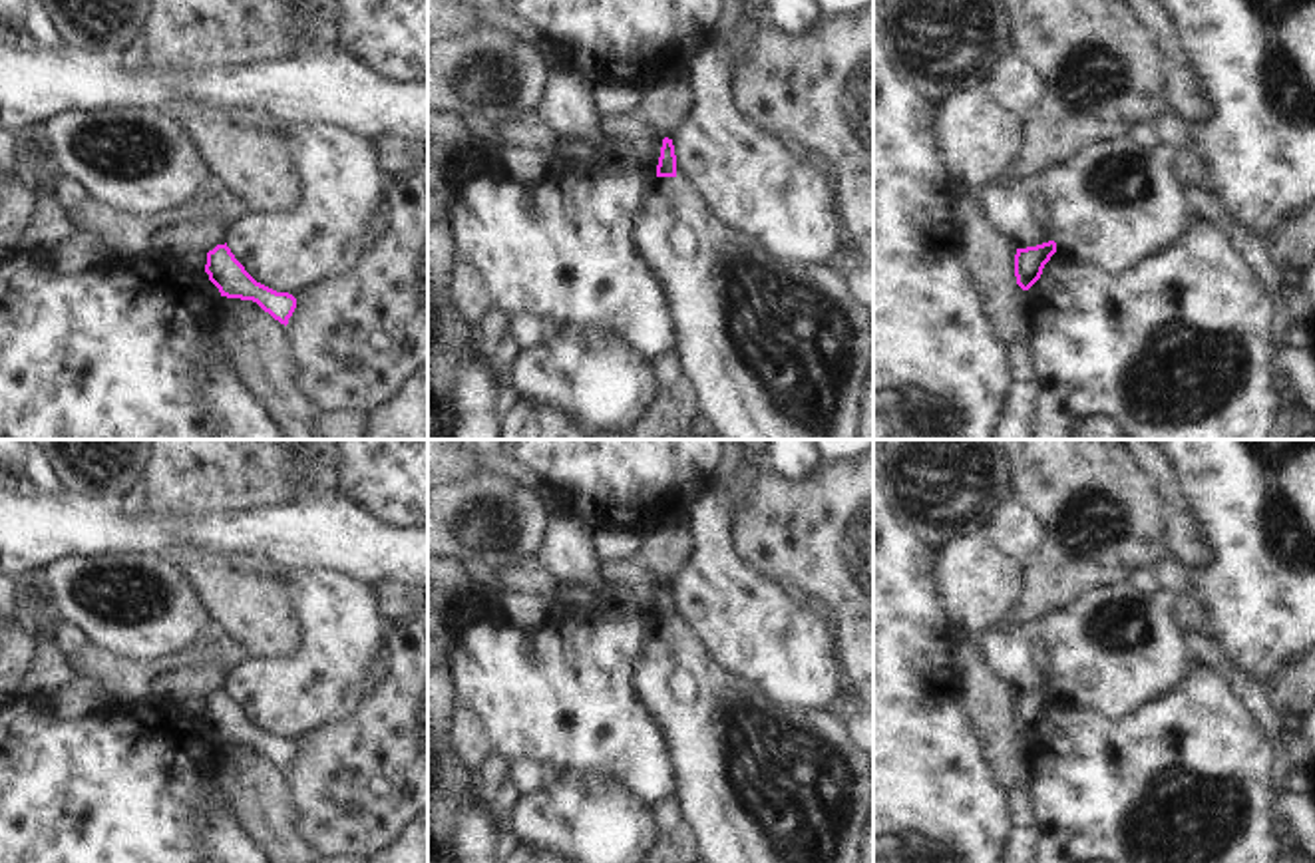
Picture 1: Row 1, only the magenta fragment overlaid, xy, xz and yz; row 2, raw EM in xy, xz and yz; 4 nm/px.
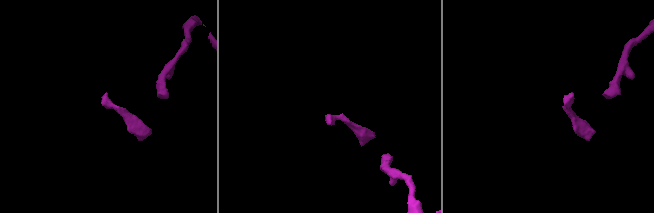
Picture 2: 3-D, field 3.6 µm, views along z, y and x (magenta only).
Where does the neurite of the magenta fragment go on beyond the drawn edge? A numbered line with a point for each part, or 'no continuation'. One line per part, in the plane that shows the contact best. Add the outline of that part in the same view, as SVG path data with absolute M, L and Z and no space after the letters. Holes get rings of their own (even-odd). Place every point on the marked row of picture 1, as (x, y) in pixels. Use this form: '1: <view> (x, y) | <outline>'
no continuation

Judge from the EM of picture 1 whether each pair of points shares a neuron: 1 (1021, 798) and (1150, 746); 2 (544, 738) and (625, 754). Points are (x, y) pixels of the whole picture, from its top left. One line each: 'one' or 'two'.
1: two
2: one

